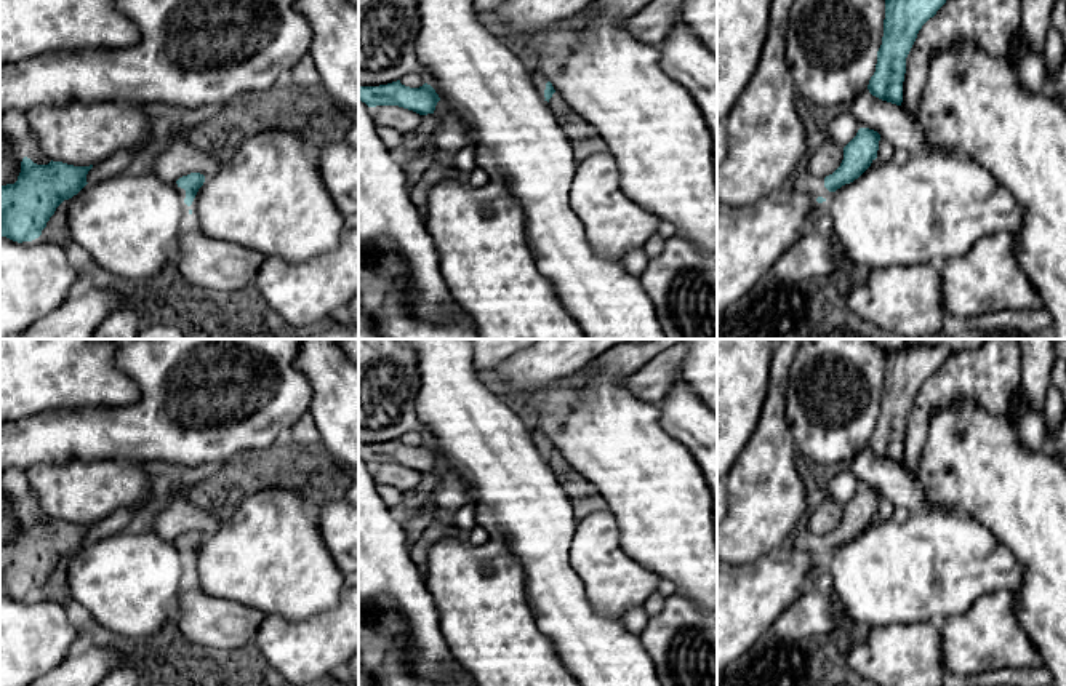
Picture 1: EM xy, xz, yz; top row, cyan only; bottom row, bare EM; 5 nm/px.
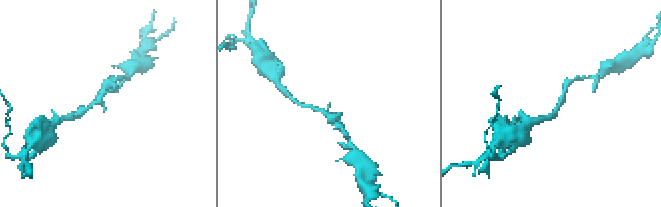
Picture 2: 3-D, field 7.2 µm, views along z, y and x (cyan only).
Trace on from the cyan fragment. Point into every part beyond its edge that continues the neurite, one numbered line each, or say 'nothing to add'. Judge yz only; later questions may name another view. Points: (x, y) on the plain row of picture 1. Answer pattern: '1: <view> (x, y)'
1: yz (813, 614)

